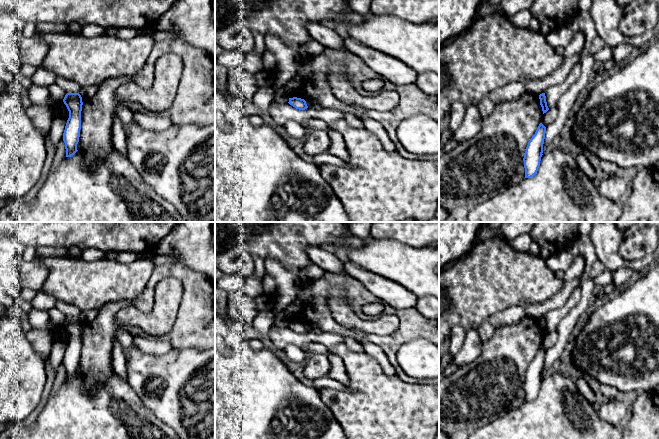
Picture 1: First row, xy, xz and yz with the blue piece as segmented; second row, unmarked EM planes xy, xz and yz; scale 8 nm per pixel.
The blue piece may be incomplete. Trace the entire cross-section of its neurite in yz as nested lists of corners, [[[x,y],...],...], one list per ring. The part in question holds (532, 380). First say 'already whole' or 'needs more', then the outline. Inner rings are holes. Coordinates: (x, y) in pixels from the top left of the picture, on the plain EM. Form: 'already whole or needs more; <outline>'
already whole; [[[540,347],[535,358],[532,360],[524,377],[525,402],[533,401],[540,390],[543,377],[546,351]]]

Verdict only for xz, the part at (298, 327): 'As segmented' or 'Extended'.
As segmented

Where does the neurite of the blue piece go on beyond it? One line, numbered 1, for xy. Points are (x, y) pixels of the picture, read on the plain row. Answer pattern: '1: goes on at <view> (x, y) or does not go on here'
1: does not go on here

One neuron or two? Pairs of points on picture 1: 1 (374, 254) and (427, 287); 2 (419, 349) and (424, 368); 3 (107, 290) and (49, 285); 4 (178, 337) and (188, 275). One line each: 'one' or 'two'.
1: one
2: one
3: one
4: one

